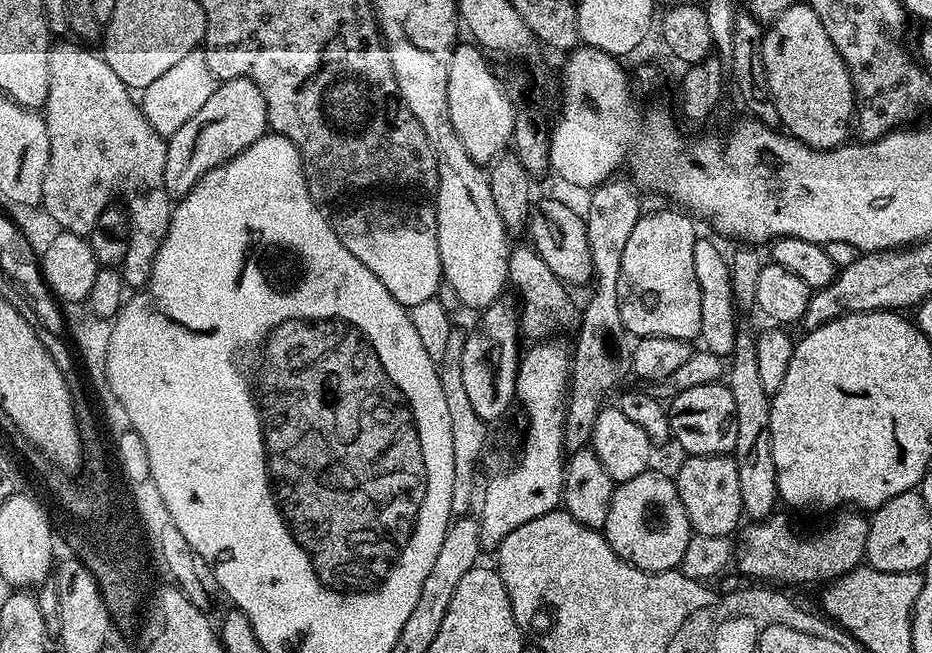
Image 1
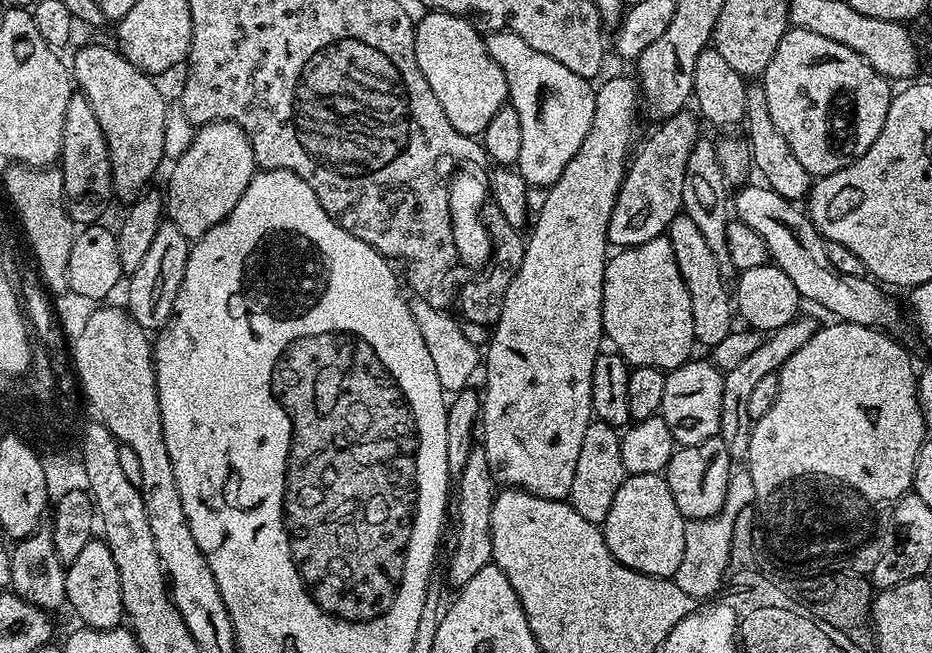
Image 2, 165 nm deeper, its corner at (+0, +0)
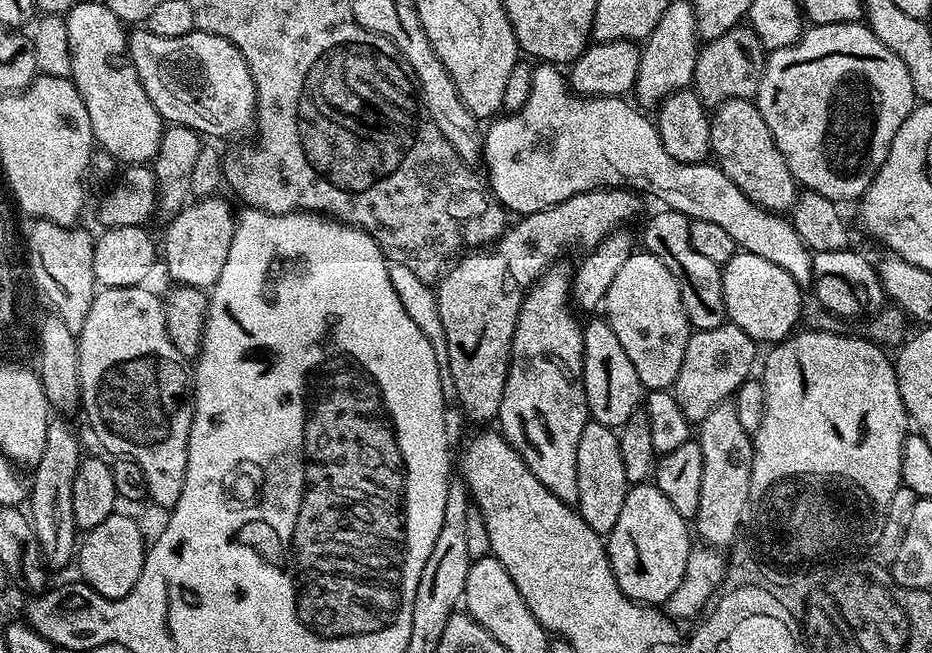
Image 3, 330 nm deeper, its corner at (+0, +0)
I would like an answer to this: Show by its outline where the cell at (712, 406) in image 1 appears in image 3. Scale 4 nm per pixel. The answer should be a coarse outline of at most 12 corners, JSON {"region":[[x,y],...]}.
{"region":[[725,322],[696,330],[670,389],[689,422],[735,397],[757,341]]}

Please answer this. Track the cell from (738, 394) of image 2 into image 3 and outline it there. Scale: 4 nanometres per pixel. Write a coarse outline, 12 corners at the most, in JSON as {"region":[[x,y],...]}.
{"region":[[735,403],[699,421],[694,532],[728,546],[746,516],[754,440]]}

